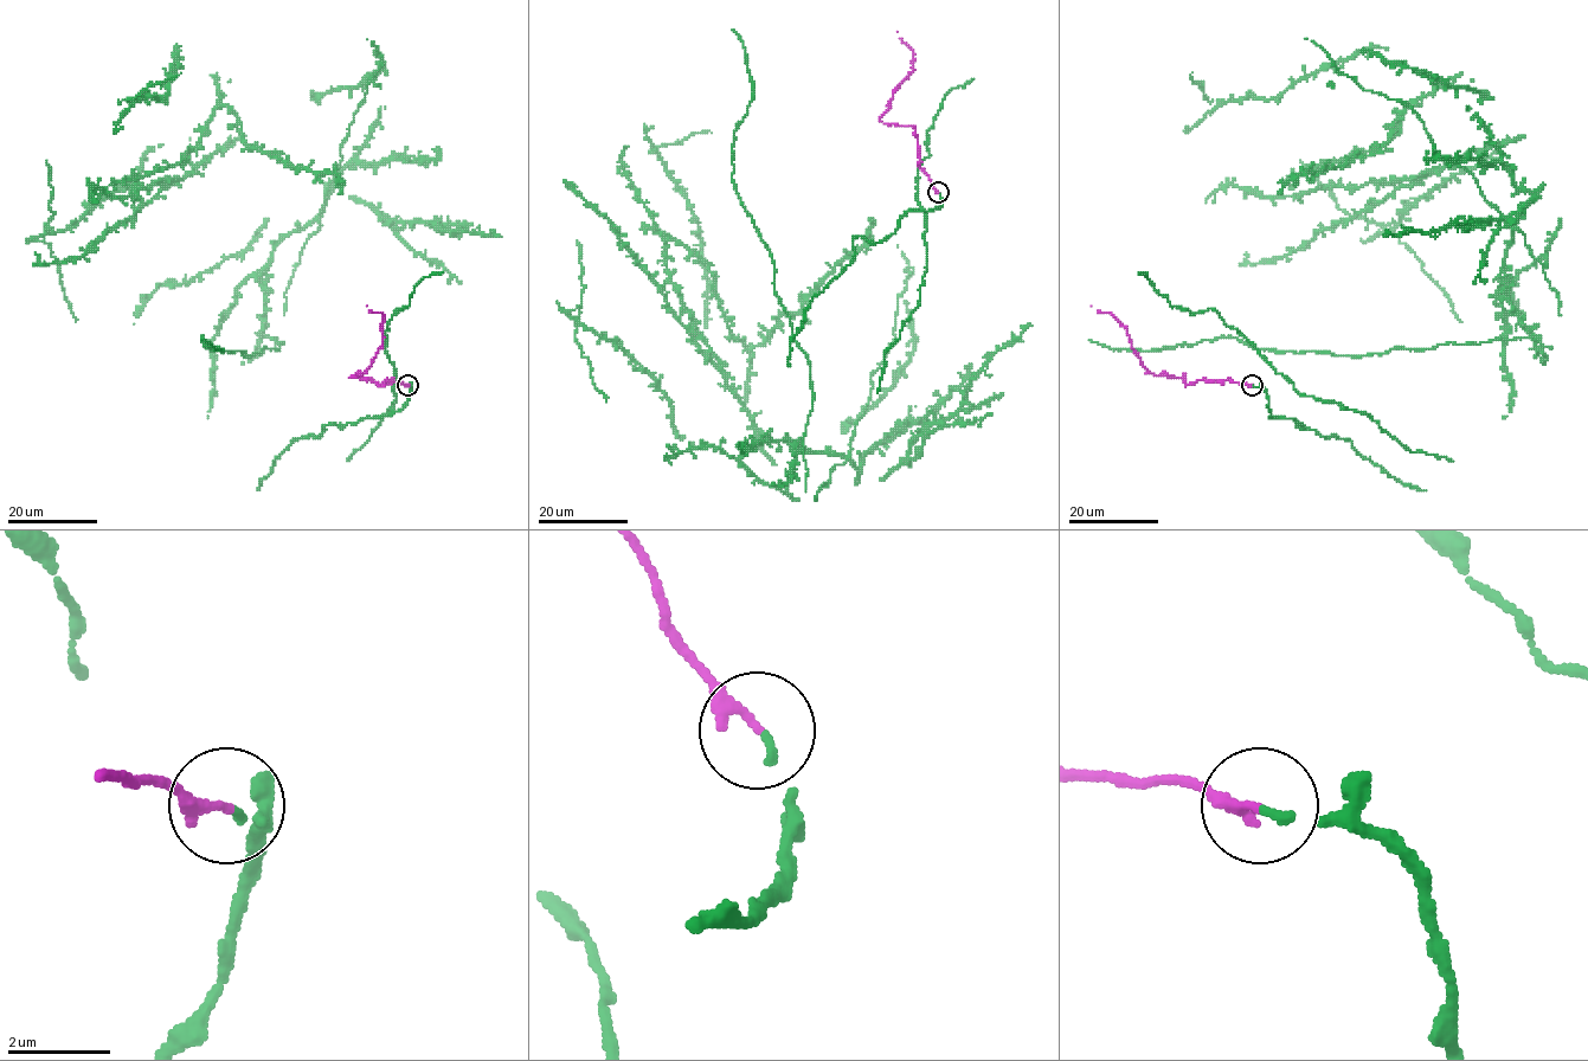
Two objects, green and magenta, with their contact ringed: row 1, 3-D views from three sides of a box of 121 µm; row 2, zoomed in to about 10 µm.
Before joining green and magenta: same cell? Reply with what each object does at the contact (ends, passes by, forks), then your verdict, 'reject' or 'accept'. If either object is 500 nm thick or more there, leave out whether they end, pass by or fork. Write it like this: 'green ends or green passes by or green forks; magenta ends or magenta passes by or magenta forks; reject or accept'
green ends; magenta ends; accept

